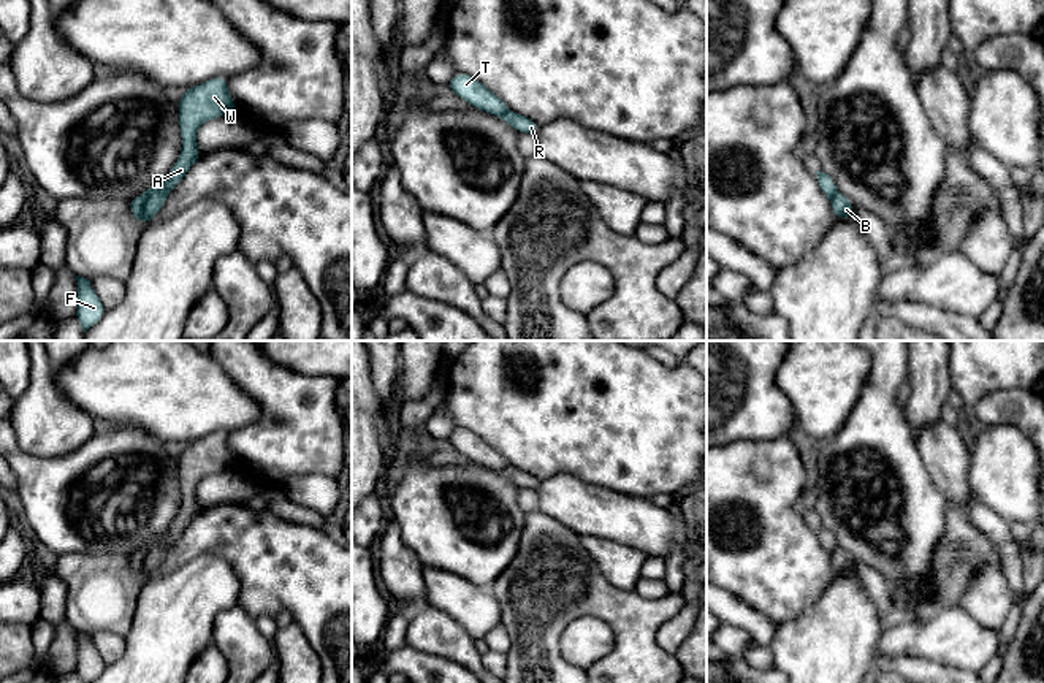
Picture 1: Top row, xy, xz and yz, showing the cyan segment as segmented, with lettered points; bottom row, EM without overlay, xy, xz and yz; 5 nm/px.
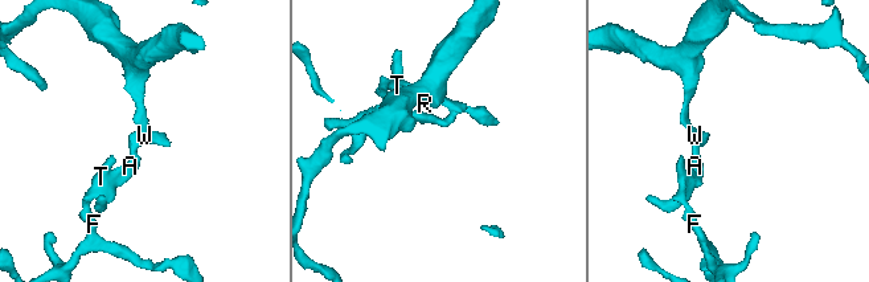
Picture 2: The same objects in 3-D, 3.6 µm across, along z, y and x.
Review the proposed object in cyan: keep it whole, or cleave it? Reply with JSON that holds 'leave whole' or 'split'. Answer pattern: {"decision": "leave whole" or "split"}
{"decision": "split"}

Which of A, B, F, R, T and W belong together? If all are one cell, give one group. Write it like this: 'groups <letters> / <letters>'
groups A B R W / F T

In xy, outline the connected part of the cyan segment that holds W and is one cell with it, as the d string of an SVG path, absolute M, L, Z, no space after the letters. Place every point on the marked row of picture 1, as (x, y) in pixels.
M223 76L212 78L181 93L181 155L162 187L146 198L143 212L147 220L152 220L160 212L168 193L184 179L190 166L203 155L195 141L198 127L206 120L222 117L234 111L238 111L238 106L228 92L227 79Z

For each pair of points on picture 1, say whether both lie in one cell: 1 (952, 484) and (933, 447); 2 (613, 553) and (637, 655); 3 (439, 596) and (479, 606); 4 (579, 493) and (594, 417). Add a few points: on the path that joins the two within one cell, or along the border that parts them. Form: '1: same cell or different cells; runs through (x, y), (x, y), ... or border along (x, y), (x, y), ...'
1: same cell; runs through (949, 474), (948, 461), (943, 457)
2: different cells; border along (596, 561), (610, 583), (634, 590)
3: same cell; runs through (449, 596), (458, 596), (469, 604)
4: different cells; border along (545, 476), (569, 471), (590, 482), (618, 490)

